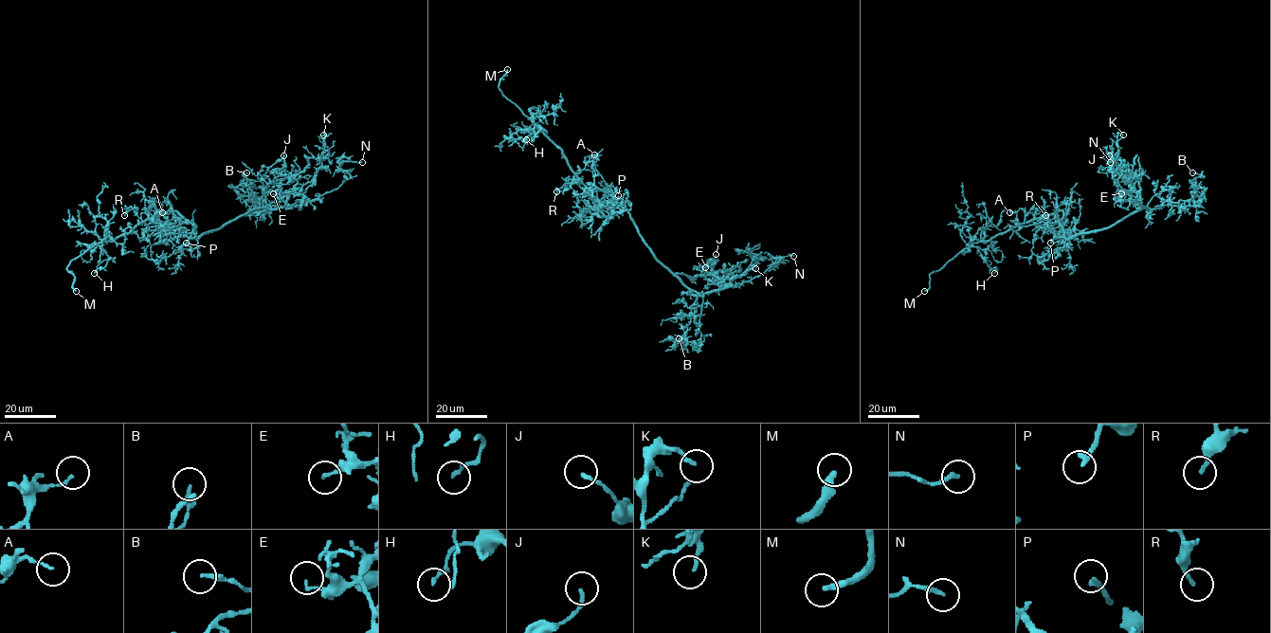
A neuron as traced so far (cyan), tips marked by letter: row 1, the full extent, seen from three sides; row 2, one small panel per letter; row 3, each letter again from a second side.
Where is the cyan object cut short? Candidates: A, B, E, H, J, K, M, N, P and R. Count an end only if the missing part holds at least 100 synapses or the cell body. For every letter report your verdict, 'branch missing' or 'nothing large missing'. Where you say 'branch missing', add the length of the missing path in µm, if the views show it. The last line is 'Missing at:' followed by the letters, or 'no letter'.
A: nothing large missing
B: nothing large missing
E: nothing large missing
H: nothing large missing
J: nothing large missing
K: nothing large missing
M: branch missing; about 35 µm are missing
N: nothing large missing
P: nothing large missing
R: nothing large missing
Missing at: M

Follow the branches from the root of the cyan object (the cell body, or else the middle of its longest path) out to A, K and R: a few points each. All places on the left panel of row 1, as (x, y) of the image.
A: (202, 236), (195, 237), (193, 227), (187, 221), (176, 219), (163, 227), (154, 223), (154, 215), (162, 212)
K: (202, 236), (254, 209), (299, 206), (303, 201), (298, 193), (299, 189), (311, 180), (321, 164), (323, 135)
R: (202, 236), (197, 239), (191, 233), (183, 232), (167, 223), (148, 227), (131, 207), (124, 215)

